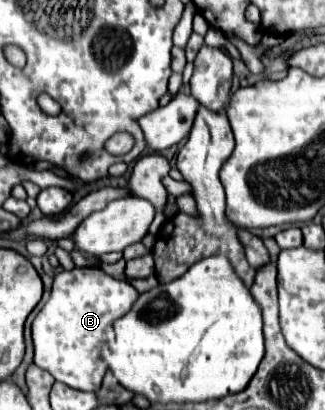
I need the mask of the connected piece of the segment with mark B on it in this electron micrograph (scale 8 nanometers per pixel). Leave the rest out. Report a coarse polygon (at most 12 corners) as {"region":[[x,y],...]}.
{"region":[[101,268],[55,276],[35,364],[97,392],[139,292]]}

